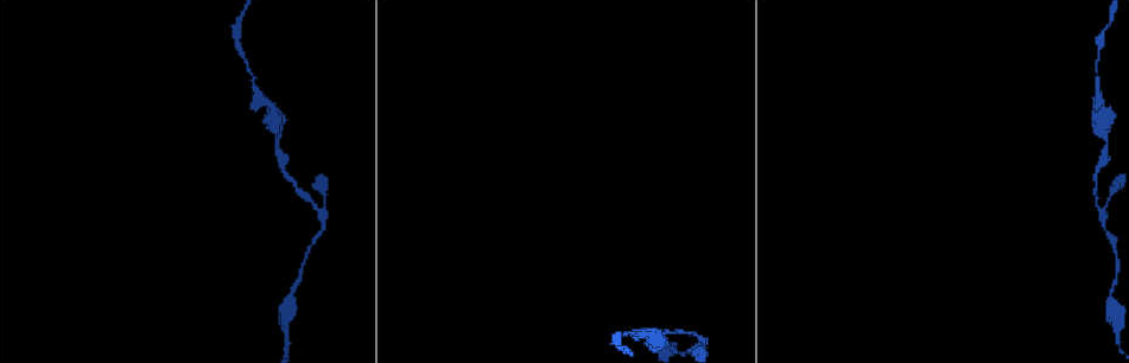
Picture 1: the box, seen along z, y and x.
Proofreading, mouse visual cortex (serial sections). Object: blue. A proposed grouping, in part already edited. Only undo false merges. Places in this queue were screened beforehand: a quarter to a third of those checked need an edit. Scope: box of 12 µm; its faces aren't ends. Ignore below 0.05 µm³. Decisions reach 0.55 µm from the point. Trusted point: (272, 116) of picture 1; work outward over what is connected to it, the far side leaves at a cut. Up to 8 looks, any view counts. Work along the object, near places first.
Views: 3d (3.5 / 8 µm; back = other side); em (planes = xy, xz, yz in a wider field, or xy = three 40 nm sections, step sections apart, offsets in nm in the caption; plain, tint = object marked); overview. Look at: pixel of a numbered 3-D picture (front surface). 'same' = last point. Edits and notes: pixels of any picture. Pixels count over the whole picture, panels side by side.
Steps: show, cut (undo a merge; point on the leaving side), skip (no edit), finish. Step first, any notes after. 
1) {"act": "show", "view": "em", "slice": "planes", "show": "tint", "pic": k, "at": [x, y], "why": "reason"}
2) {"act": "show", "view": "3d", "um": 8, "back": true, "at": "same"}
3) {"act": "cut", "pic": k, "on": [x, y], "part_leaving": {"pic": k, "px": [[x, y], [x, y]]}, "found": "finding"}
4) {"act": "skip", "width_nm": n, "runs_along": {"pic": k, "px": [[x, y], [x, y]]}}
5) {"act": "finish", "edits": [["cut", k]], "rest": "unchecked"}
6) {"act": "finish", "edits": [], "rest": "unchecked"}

{"act": "show", "view": "3d", "um": 3.5, "pic": 1, "at": [1099, 83], "why": "sudden change in width"}

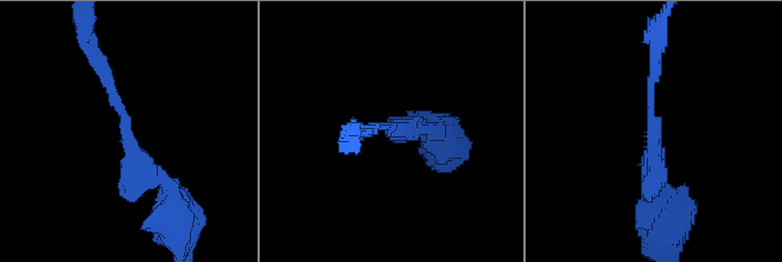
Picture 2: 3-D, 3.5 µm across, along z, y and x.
{"act": "show", "view": "em", "slice": "xy", "step": 3, "show": "tint", "pic": 2, "at": [128, 134], "why": "now the EM"}

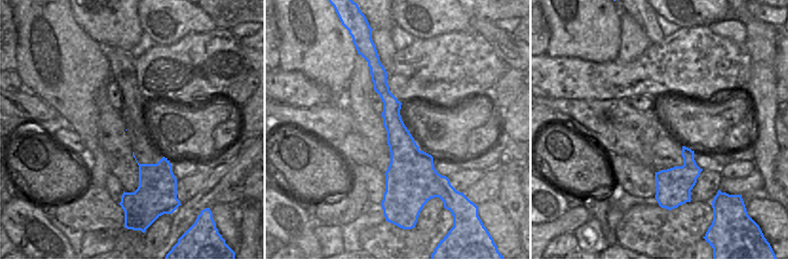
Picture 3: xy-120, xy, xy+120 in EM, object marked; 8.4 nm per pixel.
{"act": "skip", "runs_along": {"pic": 2, "px": [[170, 190], [133, 157], [100, 62]]}, "found": "one cell here"}

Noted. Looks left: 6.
{"act": "show", "view": "3d", "um": 3.5, "pic": 1, "at": [665, 331], "why": "calibre changes"}

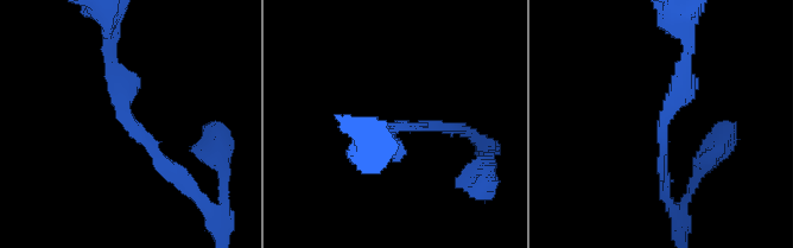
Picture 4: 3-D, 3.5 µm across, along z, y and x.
{"act": "show", "view": "em", "slice": "xy", "step": 2, "show": "plain", "pic": 4, "at": [395, 127]}

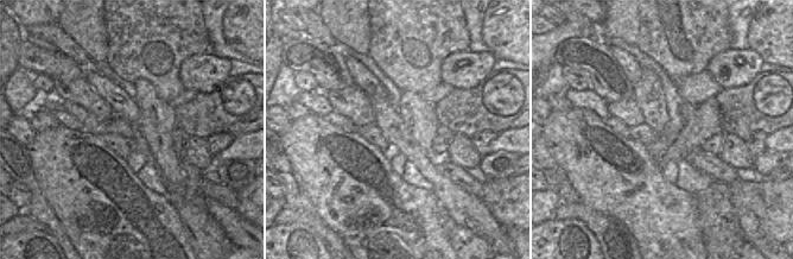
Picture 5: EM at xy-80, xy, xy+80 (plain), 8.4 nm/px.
{"act": "show", "view": "em", "slice": "xy", "step": 2, "show": "tint", "at": "same"}

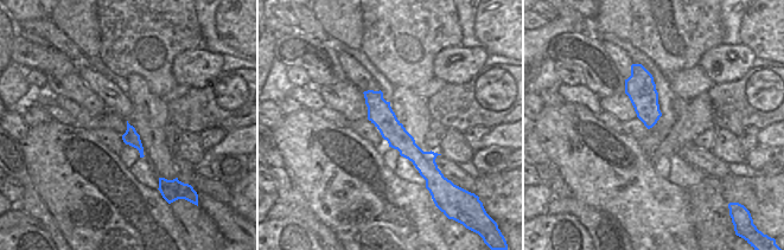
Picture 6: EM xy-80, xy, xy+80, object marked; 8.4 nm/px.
{"act": "skip", "arm_widths_nm": [150, 200], "runs_along": {"pic": 4, "px": [[108, 50], [129, 126], [184, 180]]}, "found": "one cell here"}

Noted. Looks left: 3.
{"act": "finish", "edits": [], "rest": "unchecked"}

